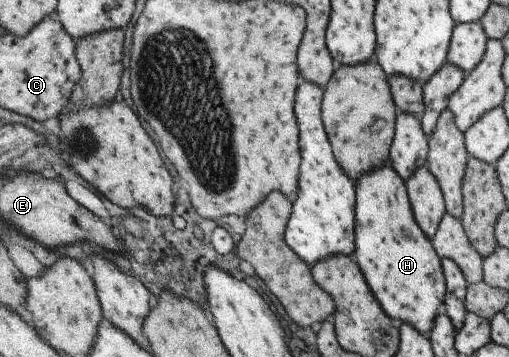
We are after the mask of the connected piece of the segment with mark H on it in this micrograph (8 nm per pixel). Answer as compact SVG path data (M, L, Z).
M387 164L360 174L354 184L353 252L356 265L379 306L390 319L398 319L398 321L411 325L416 331L426 333L433 326L436 307L443 303L446 288L439 257L436 255L431 241L414 221L405 183Z

